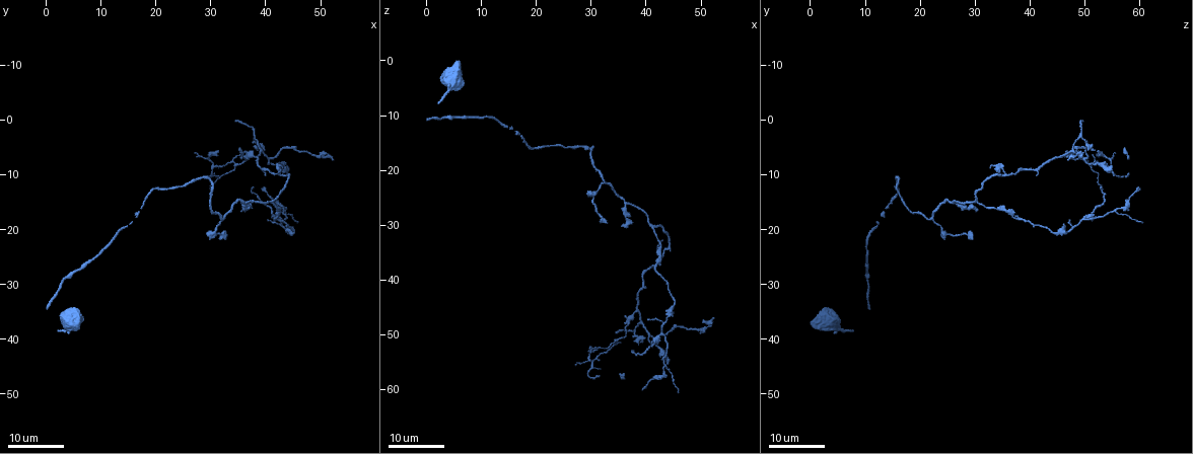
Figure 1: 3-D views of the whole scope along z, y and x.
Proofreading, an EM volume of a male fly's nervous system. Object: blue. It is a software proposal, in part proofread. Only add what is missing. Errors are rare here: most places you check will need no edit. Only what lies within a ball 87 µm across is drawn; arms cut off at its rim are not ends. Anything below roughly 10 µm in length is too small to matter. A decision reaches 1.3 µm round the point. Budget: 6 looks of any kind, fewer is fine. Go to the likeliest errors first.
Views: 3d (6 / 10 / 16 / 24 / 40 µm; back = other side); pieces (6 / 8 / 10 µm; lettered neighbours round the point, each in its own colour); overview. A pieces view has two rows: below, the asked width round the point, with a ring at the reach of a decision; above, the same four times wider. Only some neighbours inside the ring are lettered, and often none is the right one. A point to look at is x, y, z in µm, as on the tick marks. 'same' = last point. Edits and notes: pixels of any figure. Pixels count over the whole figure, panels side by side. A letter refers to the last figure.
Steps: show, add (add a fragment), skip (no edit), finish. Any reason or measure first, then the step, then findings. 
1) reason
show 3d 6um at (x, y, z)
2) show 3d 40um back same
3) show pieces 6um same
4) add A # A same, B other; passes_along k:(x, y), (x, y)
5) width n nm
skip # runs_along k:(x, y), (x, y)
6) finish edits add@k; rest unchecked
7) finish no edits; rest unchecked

free end
show 3d 24um at (34.5, 0.5, 49.5)

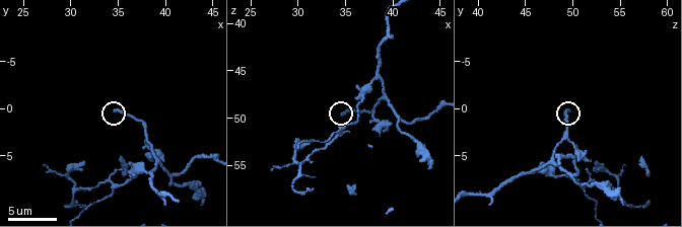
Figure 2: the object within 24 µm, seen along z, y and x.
what lies round it
show pieces 8um at (34.8, 0.4, 49.6)

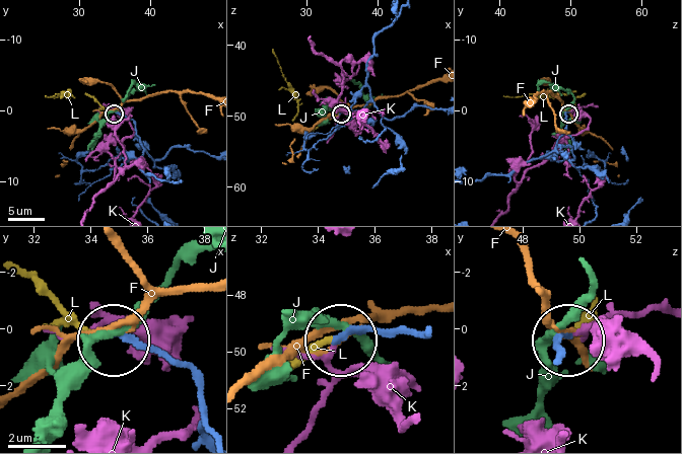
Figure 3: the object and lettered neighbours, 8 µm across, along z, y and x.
add L # F other, J other, K other, L same; passes_along 3:(184, 365), (91, 333), (41, 285), (19, 276); the neuron continues

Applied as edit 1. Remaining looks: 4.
branch stops here
show 3d 24um at (37.5, 12.5, 52.5)

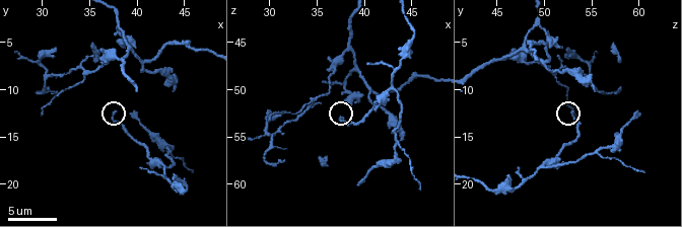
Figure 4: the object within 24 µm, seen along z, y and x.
show pieces 10um at (37.6, 12.6, 52.8)

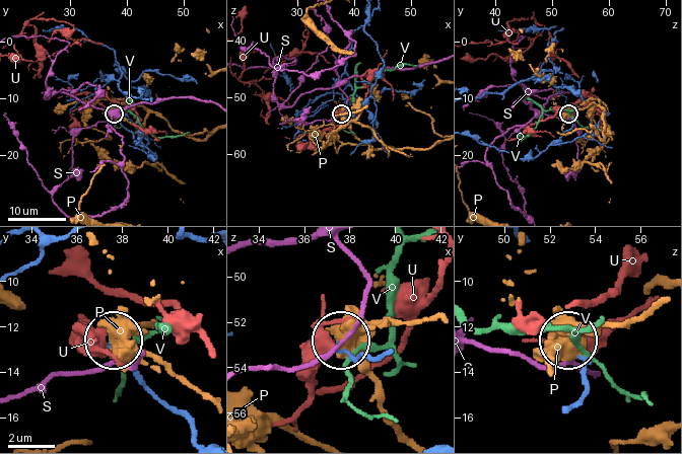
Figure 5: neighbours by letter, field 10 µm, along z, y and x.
width 150 nm
skip # P other, S other, U other, V other; no lettered fragment goes on from it

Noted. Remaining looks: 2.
free end
show 3d 6um at (40.4, 18.4, 47.2)

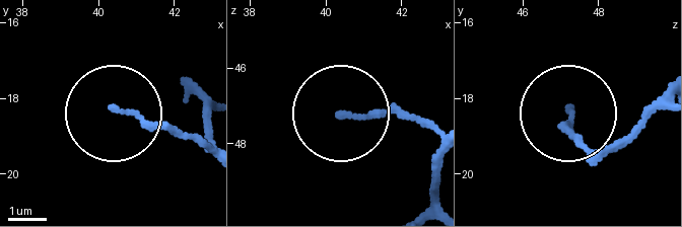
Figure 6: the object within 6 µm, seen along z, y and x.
see the neighbours
show pieces 10um at (40.40, 18.20, 47.20)

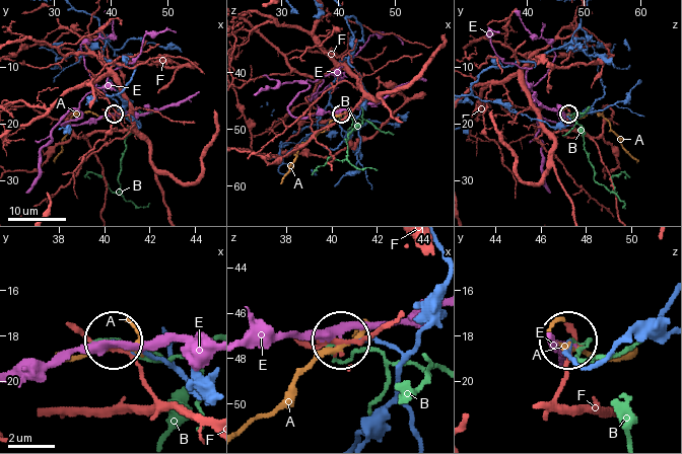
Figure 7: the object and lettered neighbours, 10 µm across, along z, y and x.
skip # A other, B other, E other, F other; none of them fits

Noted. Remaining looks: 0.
finish edits add@3; rest unchecked

